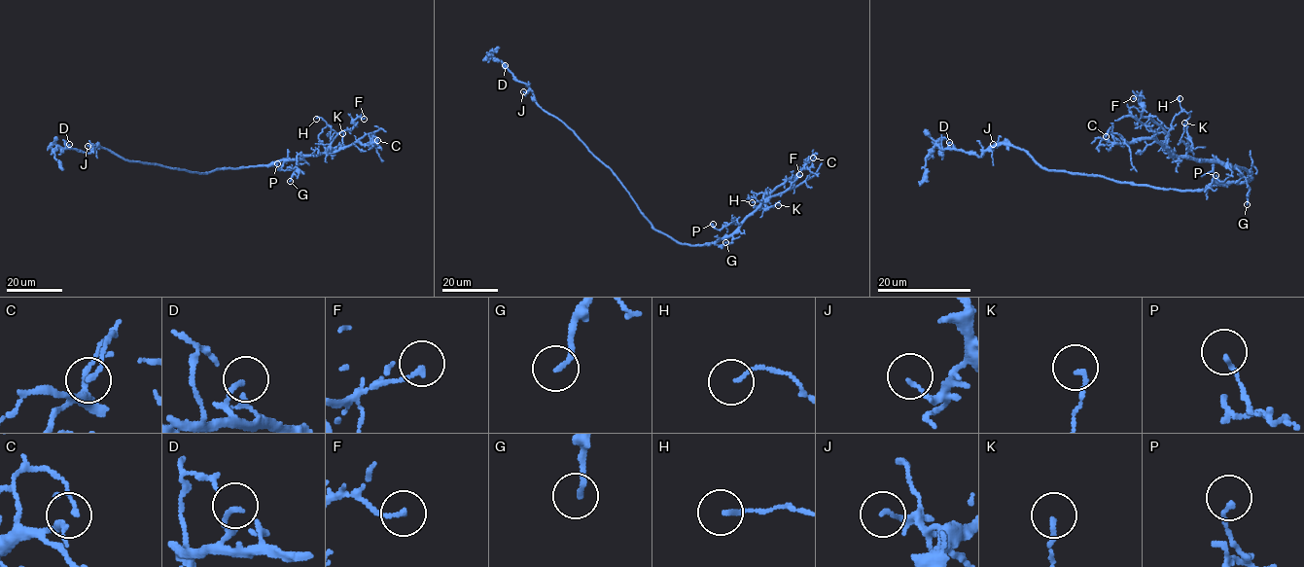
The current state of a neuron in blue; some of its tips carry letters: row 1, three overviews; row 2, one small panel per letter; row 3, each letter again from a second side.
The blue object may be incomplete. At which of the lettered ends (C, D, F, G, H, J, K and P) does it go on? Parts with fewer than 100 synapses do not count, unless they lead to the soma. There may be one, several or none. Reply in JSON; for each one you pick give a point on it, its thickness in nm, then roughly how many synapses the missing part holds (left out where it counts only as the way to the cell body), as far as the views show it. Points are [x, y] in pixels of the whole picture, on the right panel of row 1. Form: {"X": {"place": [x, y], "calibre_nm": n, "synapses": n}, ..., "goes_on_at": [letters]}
{"goes_on_at": []}

